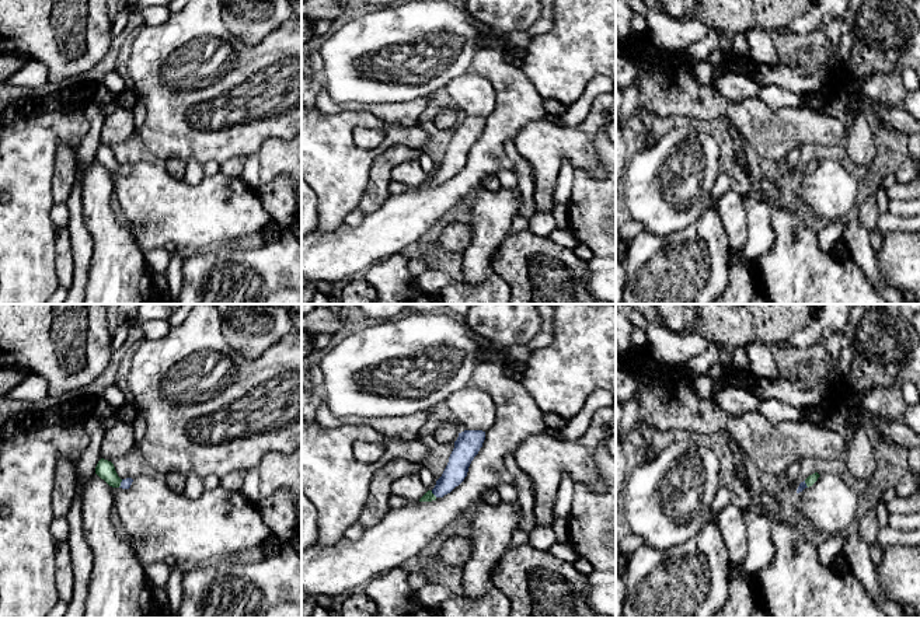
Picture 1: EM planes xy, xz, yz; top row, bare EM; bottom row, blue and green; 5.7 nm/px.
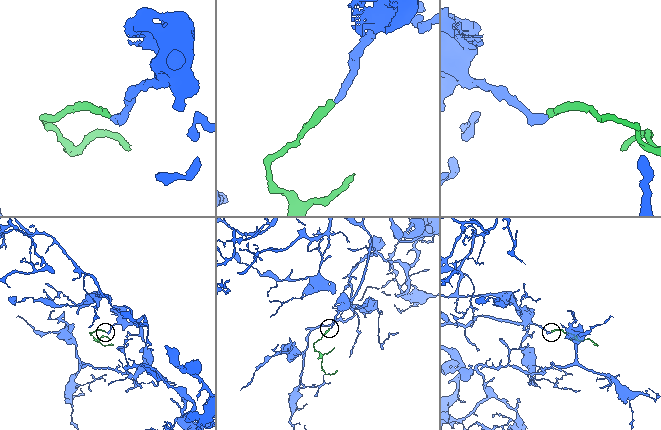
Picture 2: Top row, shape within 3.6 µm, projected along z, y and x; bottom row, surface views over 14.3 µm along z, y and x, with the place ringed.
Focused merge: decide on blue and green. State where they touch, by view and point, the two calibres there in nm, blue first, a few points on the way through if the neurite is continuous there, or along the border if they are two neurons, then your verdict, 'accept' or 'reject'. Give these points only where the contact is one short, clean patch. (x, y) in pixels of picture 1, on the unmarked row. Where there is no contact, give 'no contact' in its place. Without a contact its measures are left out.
xz (434, 180) | 130/60 nm | across xz (456, 156), (434, 180), (428, 182) | accept

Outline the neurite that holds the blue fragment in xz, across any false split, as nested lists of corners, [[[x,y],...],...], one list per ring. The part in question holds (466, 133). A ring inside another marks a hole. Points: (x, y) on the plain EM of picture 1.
[[[464,116],[459,119],[442,163],[436,167],[435,174],[428,177],[419,188],[436,186],[459,172],[467,163],[468,153],[482,133],[484,126],[485,118],[482,116]]]

